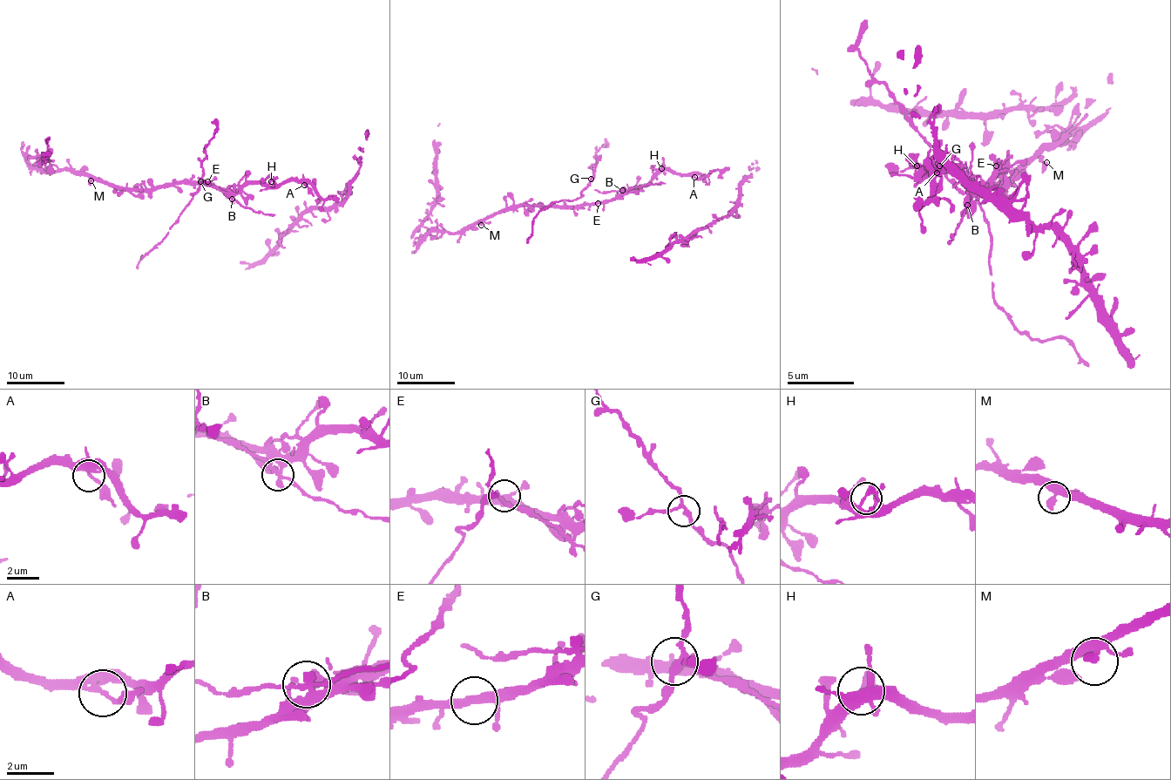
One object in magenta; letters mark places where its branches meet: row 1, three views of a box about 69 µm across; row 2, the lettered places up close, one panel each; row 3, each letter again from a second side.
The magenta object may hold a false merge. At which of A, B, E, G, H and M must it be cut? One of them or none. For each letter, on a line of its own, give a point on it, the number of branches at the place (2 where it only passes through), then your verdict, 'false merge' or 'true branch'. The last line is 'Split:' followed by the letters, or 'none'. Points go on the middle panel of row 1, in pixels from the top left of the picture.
A: (694, 177) | 2 | true branch
B: (622, 190) | 3 | false merge
E: (598, 203) | 3 | true branch
G: (591, 179) | 3 | true branch
H: (661, 168) | 3 | true branch
M: (481, 225) | 3 | true branch
Split: B

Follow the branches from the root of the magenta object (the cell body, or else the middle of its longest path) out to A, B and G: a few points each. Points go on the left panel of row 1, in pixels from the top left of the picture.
A: (209, 186), (221, 189), (249, 183), (280, 186), (291, 180), (300, 180), (304, 185)
B: (209, 186), (225, 189), (232, 199)
G: (209, 186), (221, 187), (229, 193), (200, 181)

